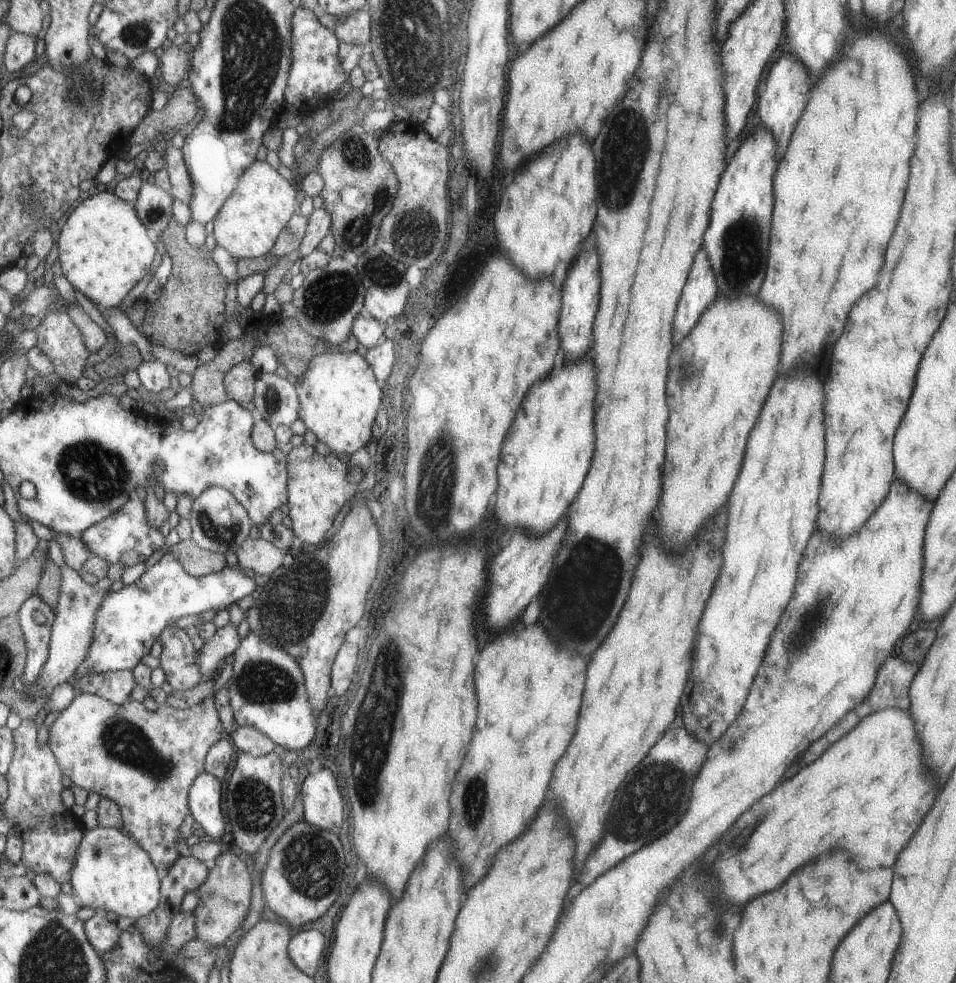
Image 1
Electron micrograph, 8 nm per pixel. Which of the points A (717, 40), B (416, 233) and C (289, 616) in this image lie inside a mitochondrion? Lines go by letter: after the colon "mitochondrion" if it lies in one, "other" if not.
A: other
B: mitochondrion
C: mitochondrion

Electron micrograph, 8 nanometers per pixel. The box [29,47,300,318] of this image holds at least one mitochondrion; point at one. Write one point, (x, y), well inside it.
(90, 90)

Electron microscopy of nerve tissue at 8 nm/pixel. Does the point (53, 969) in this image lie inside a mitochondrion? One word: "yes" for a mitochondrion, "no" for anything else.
yes

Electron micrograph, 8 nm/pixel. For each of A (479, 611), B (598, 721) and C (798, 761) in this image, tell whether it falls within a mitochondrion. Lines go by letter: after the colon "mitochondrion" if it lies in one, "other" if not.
A: other
B: other
C: other

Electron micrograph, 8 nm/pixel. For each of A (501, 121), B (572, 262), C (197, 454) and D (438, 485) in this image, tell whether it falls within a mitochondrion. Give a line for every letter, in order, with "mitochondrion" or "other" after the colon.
A: other
B: other
C: other
D: mitochondrion

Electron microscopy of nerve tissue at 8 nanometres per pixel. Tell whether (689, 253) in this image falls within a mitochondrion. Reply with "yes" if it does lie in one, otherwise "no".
no

